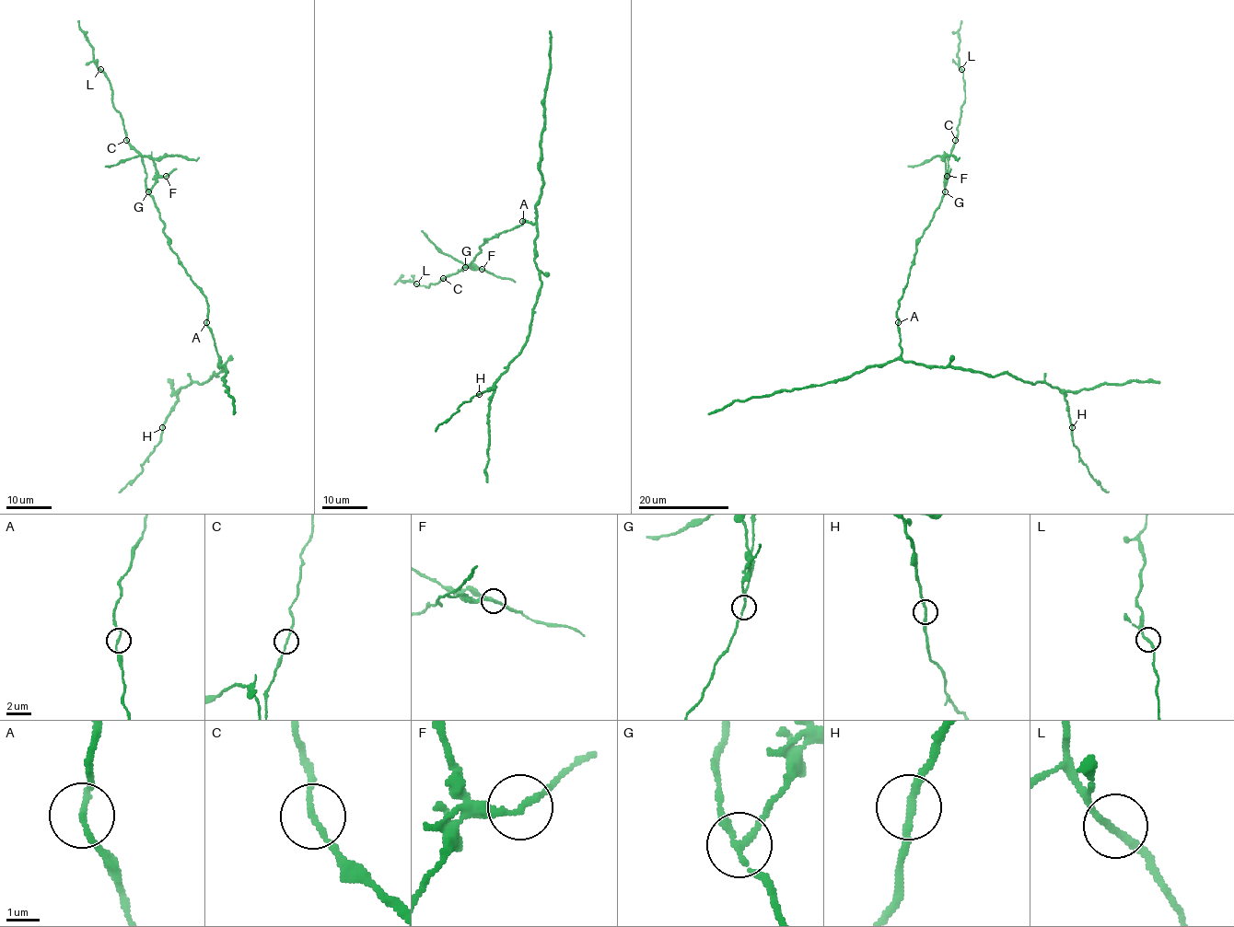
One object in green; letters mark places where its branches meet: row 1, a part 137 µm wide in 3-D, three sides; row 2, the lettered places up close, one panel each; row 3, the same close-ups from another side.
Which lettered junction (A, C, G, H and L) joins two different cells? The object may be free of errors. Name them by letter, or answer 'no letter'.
G

